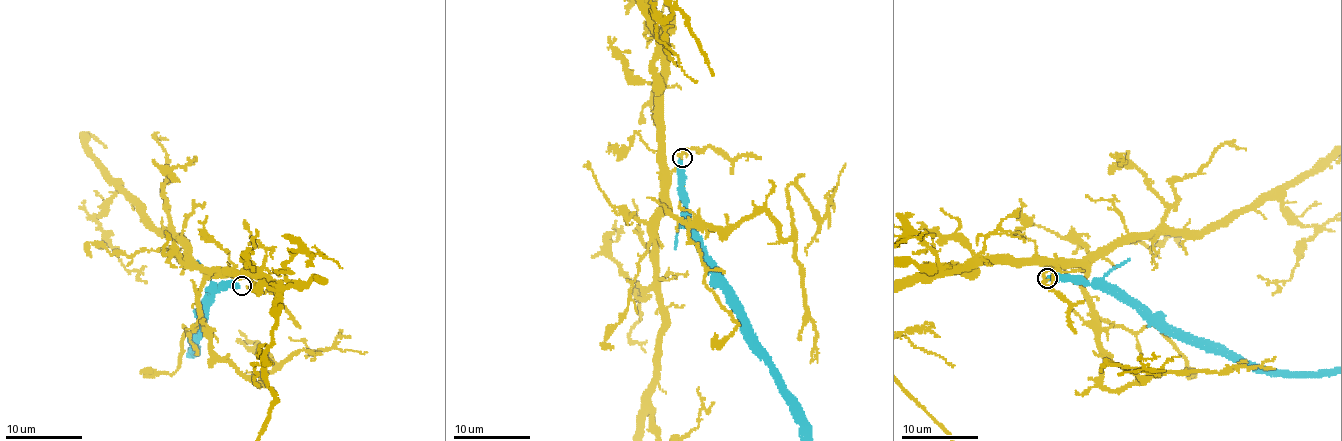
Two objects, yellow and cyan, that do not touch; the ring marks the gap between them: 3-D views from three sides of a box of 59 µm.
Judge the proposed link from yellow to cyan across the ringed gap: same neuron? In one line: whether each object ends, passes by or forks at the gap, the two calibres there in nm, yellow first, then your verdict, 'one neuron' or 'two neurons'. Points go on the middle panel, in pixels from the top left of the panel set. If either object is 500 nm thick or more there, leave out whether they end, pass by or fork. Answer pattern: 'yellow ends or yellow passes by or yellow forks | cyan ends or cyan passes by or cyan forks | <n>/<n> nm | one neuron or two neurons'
yellow ends | cyan ends | 120/320 nm | two neurons

